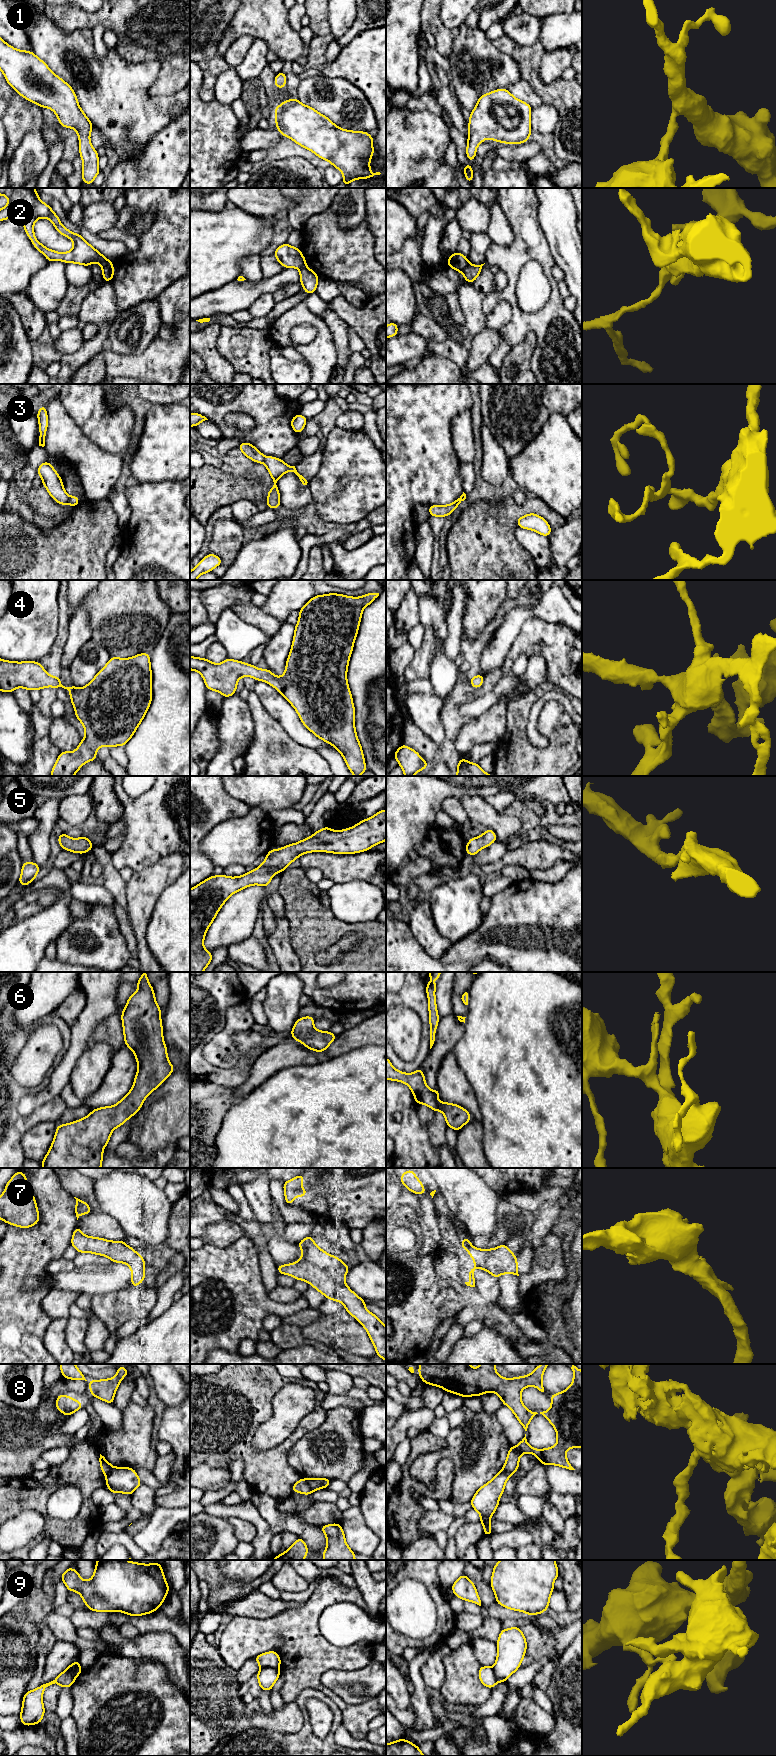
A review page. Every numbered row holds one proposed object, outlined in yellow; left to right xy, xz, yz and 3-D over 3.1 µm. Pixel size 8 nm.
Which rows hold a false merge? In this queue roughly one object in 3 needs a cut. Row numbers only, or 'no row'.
2, 3, 8, 9

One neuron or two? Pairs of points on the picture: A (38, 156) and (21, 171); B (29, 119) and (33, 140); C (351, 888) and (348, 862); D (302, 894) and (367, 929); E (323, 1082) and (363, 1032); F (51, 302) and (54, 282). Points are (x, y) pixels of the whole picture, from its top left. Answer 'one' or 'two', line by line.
A: one
B: two
C: two
D: one
E: two
F: one

